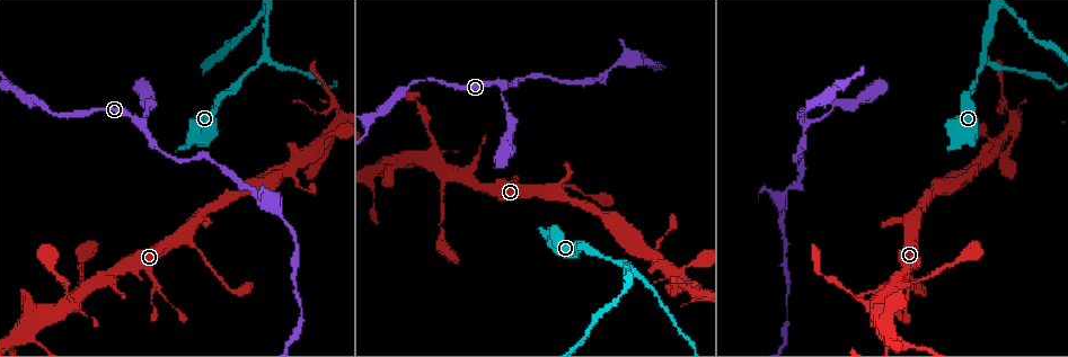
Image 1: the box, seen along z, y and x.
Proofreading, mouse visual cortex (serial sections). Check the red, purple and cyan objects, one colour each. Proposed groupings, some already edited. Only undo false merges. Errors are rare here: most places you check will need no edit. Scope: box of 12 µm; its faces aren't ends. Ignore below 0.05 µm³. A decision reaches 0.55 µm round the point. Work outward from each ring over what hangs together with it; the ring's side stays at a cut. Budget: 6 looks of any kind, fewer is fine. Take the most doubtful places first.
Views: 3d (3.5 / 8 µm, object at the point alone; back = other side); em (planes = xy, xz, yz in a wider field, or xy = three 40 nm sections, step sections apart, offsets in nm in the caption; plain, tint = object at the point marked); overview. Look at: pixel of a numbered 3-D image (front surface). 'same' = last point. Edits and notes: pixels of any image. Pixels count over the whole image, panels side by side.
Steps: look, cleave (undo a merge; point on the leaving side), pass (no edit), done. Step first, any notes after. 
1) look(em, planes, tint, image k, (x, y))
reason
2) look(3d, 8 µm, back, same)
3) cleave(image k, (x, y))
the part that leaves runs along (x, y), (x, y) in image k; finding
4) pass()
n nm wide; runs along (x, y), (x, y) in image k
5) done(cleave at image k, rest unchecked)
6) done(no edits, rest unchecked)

look(3d, 8 µm, image 1, (1004, 105))
sudden change in width

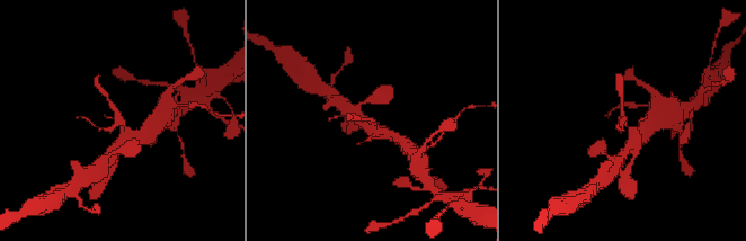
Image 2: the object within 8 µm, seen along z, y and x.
look(3d, 3.5 µm, back, image 2, (373, 118))
zoom in

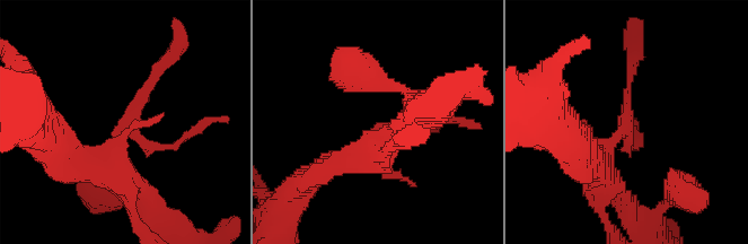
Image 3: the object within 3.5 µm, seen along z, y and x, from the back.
look(em, xy, step 2, tint, image 3, (627, 125))
now the EM

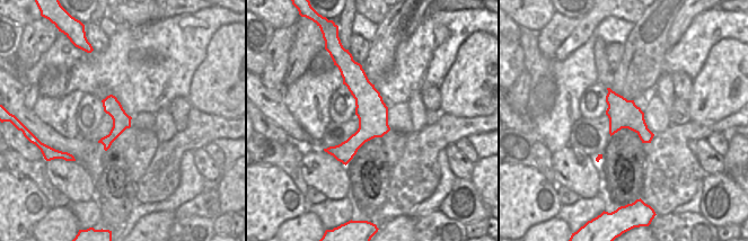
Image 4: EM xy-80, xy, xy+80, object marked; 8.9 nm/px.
pass()
runs along (132, 184), (114, 136), (163, 63) in image 3; continuous, no second cell

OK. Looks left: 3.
look(3d, 3.5 µm, image 1, (142, 116))
a narrow waist

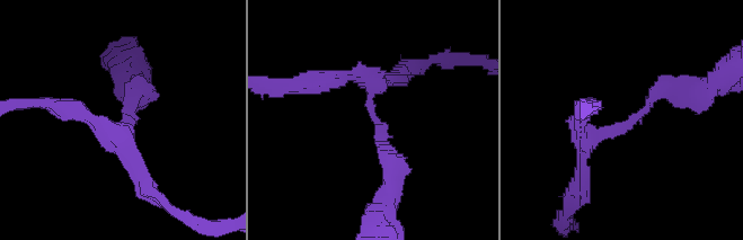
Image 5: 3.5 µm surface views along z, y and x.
look(em, planes, tint, image 5, (628, 124))
now the EM

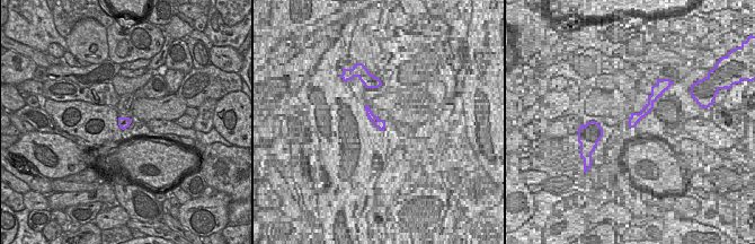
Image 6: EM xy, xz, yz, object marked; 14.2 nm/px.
look(em, xy, step 2, tint, same)

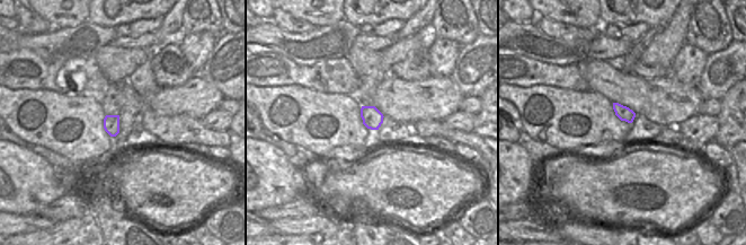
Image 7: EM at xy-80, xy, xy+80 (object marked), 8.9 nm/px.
pass()
continuous, no second cell

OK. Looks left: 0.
done(no edits, rest unchecked)

